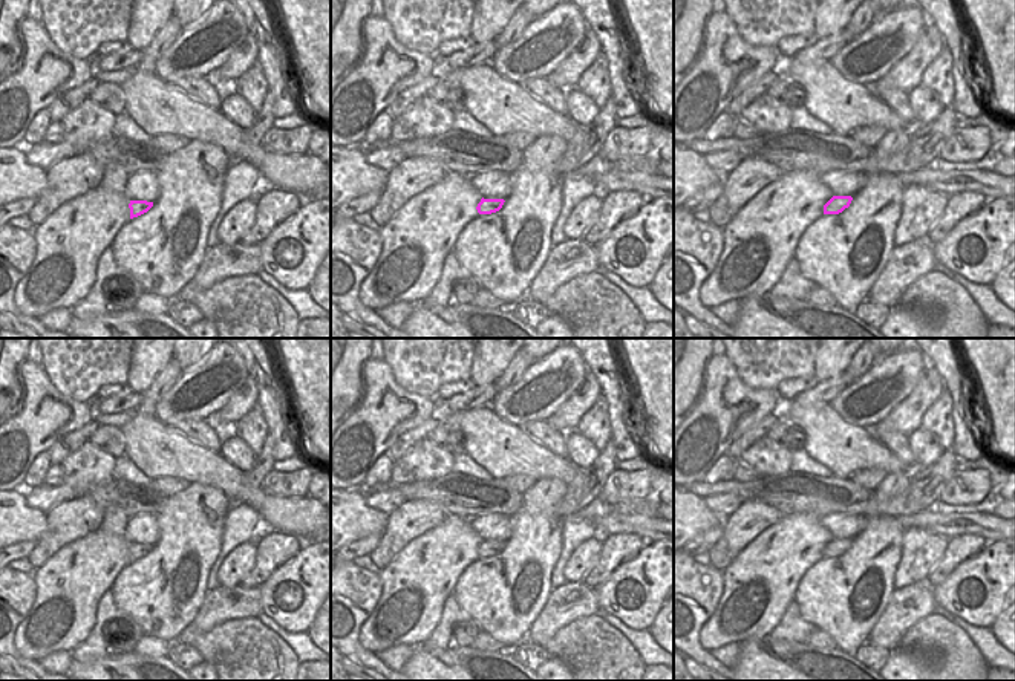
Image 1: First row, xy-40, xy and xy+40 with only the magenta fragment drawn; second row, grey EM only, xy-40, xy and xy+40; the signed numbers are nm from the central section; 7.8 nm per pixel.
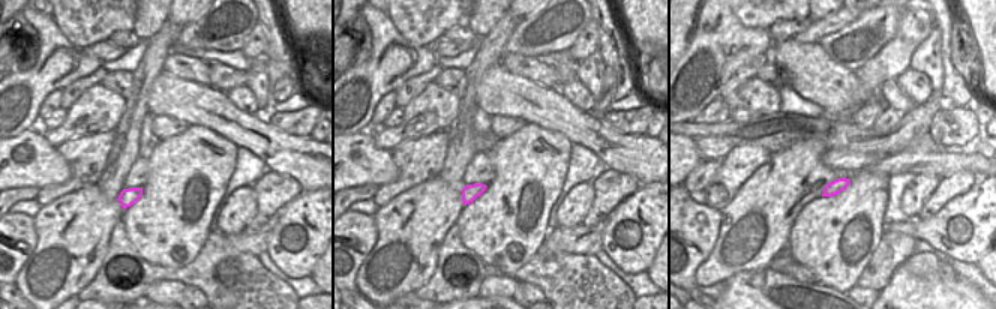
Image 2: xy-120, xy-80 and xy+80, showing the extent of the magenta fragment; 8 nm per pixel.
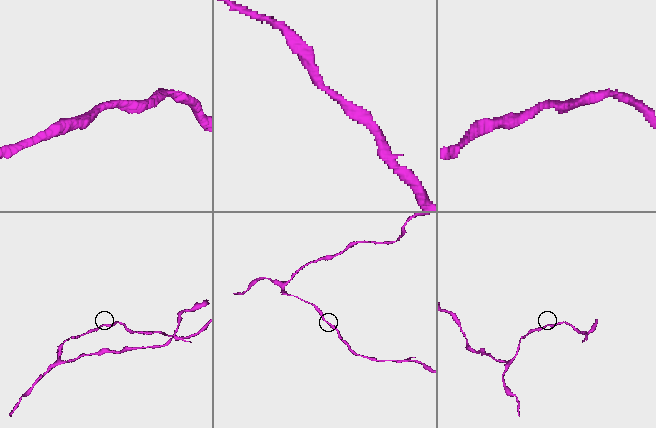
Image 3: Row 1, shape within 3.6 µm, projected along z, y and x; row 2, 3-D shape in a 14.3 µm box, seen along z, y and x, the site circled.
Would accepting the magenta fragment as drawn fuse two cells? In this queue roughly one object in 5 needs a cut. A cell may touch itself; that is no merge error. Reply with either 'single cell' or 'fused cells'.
single cell

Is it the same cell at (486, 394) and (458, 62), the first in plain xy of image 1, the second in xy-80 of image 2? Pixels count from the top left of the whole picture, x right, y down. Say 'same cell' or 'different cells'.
different cells

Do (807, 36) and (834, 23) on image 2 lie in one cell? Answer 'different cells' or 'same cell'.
same cell

